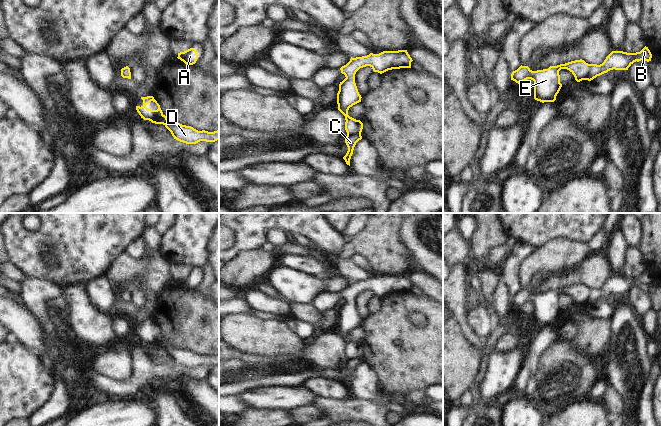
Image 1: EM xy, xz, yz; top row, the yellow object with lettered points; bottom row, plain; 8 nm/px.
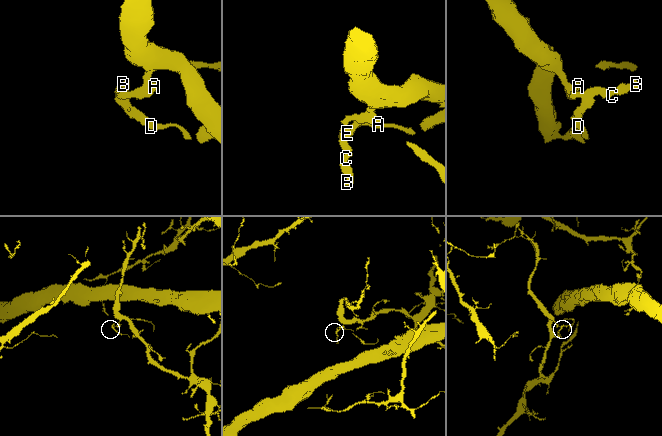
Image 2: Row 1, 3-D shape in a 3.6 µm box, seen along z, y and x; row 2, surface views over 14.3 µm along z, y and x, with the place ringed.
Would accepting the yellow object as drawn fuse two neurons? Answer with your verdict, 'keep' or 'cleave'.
keep

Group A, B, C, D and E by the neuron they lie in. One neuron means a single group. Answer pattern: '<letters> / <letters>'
A B C D E

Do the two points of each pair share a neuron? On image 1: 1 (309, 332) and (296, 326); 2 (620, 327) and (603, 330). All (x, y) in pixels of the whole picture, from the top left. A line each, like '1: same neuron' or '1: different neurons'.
1: same neuron
2: different neurons

